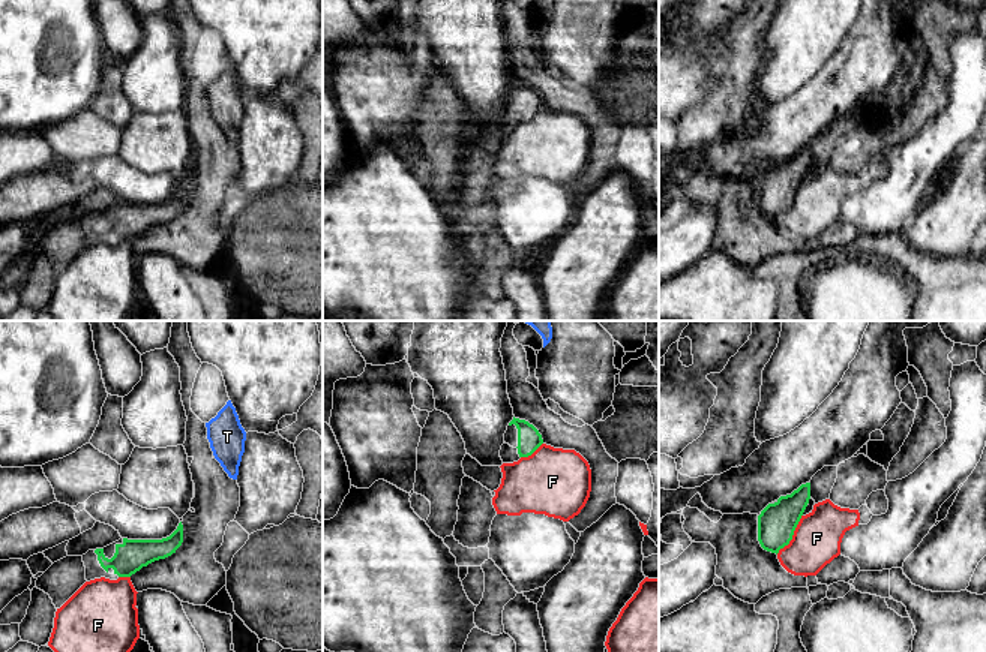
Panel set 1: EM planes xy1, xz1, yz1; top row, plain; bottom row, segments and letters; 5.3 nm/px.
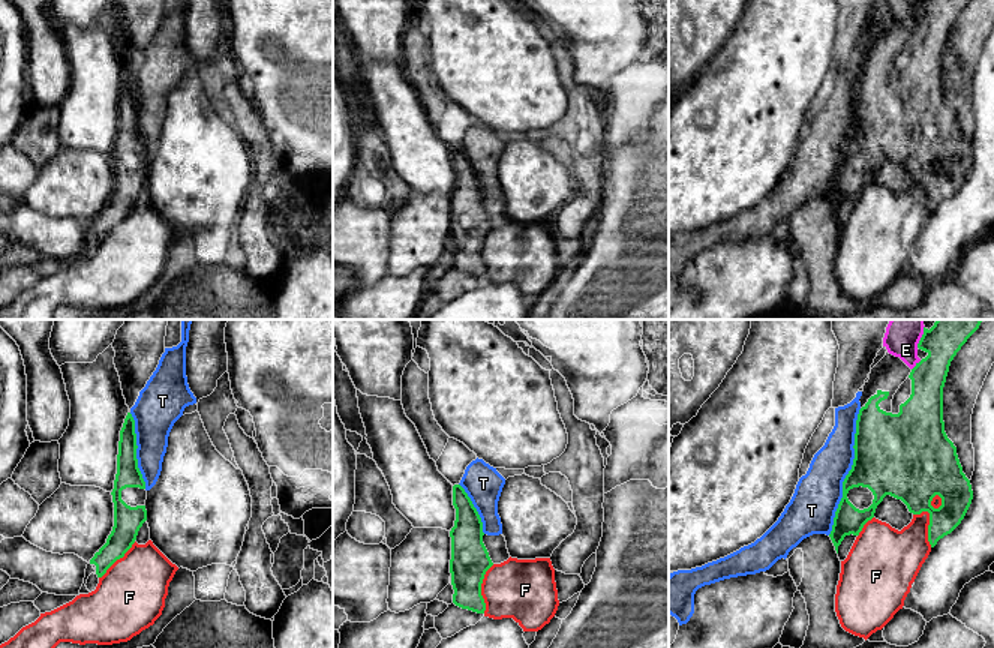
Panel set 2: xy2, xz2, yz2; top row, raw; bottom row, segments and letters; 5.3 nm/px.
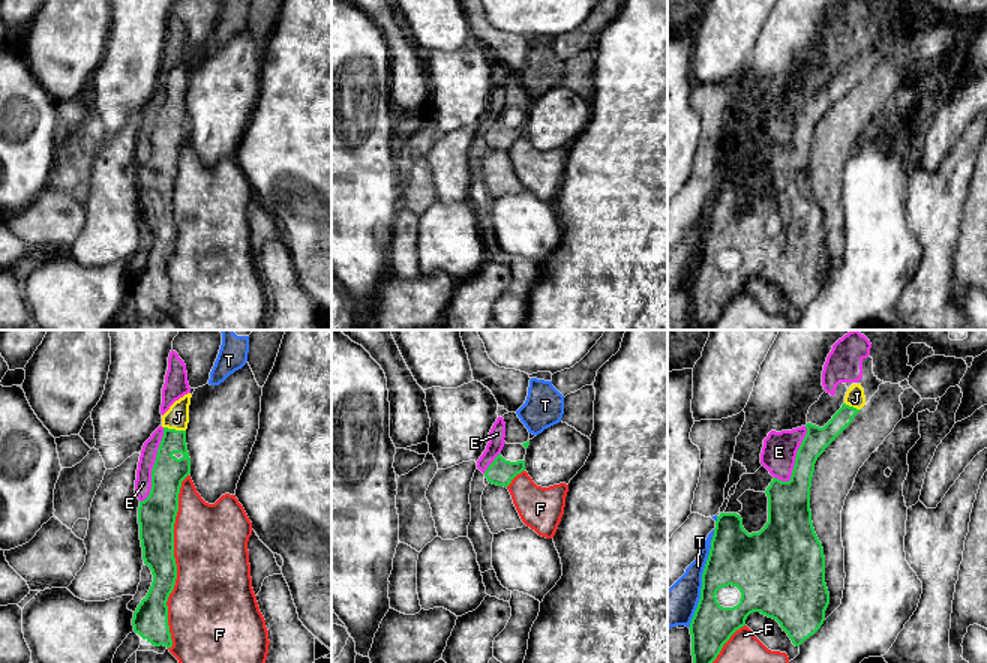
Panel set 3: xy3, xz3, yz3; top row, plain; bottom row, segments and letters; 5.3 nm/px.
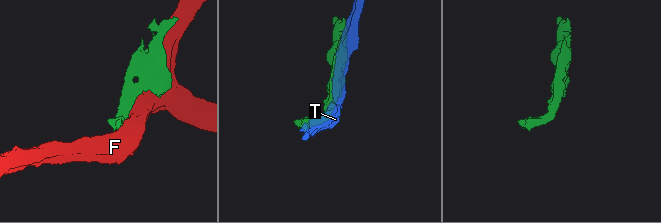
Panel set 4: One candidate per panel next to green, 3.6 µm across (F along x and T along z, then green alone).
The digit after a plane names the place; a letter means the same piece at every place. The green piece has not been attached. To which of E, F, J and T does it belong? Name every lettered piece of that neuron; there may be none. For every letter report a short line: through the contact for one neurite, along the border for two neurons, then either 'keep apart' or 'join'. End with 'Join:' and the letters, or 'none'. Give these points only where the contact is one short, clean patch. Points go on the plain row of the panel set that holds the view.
E: keep apart
F: keep apart
J: line xy3 (167, 138), (174, 93), (177, 81); join
T: keep apart
Join: J

